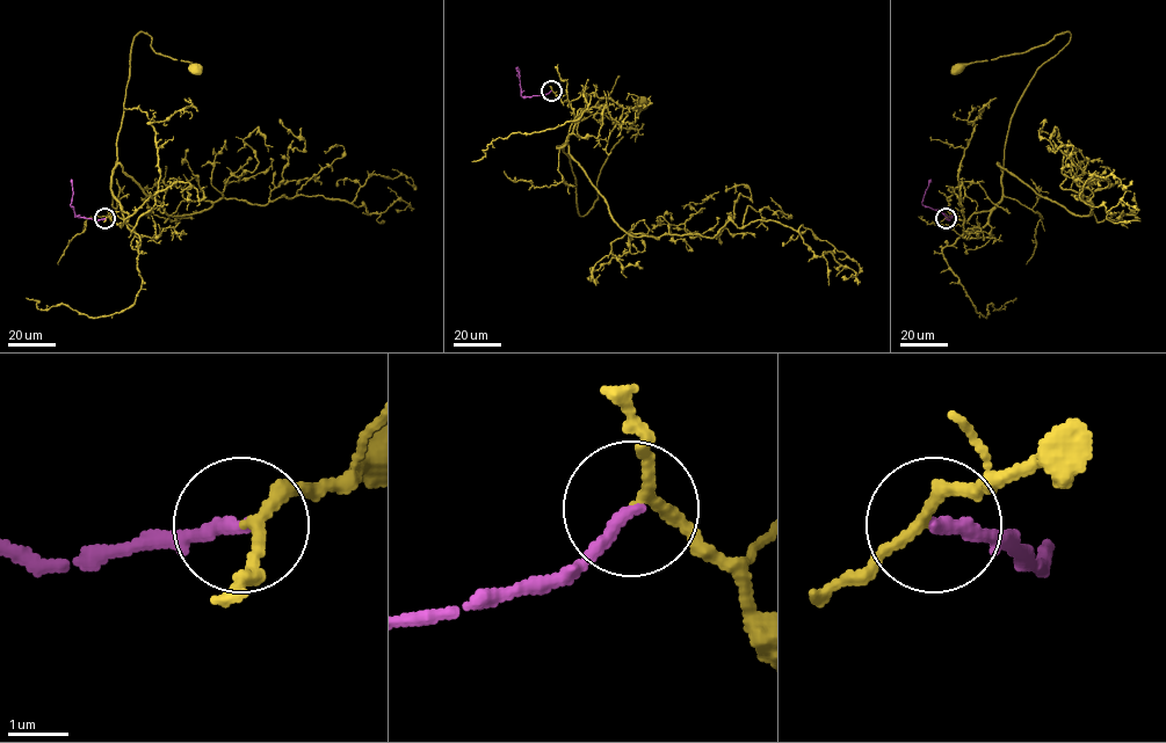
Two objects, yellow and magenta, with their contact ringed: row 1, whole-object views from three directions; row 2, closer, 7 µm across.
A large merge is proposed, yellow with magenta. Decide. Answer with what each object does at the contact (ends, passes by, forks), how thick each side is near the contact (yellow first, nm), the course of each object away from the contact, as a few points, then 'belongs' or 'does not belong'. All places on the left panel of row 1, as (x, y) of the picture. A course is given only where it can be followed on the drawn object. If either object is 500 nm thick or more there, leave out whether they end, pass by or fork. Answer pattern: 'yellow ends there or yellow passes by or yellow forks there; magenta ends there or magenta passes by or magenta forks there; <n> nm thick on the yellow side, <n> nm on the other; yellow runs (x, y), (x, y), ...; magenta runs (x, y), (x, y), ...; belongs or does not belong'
yellow passes by; magenta ends there; 150 nm thick on the yellow side, 240 nm on the other; yellow runs (104, 218), (115, 212), (128, 219), (111, 189), (136, 35), (146, 33), (156, 52), (189, 62), (195, 70); magenta runs (104, 218), (74, 216), (70, 204), (71, 180); does not belong

